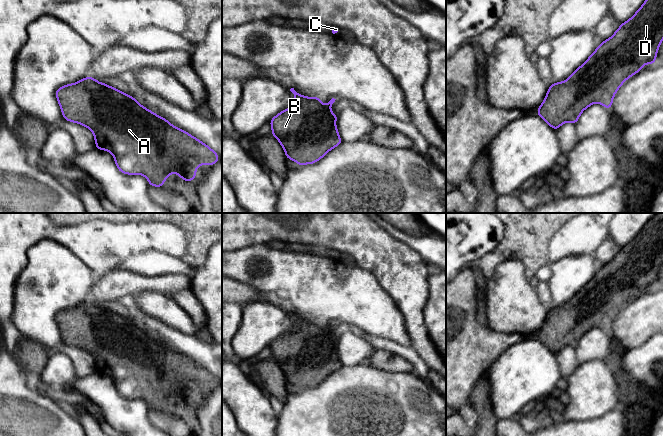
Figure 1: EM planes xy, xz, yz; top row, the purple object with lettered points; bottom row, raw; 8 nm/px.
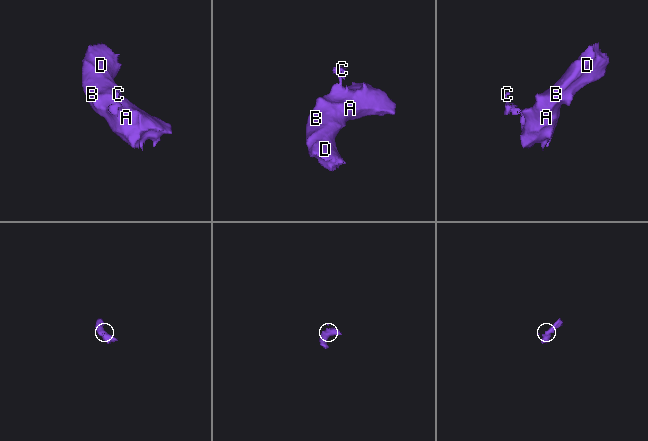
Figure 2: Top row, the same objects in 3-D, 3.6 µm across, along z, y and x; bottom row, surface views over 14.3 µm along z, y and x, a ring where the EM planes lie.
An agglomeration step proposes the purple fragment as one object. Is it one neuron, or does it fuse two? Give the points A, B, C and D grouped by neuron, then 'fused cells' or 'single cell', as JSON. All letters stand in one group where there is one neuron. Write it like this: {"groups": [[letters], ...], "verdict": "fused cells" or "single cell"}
{"groups": [["A", "B", "C", "D"]], "verdict": "single cell"}

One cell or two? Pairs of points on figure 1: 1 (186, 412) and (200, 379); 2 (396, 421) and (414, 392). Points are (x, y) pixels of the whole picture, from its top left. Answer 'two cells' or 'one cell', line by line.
1: one cell
2: one cell

